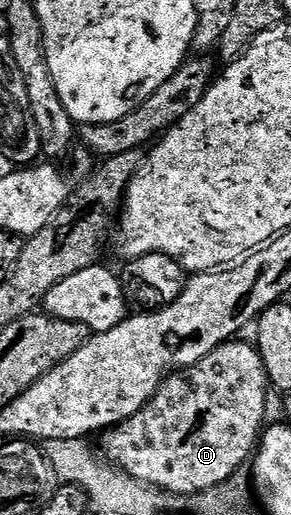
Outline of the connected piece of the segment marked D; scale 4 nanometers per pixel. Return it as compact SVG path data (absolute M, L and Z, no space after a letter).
M232 338L225 344L217 345L205 358L201 358L201 362L197 362L188 368L180 368L172 371L164 379L163 383L160 384L159 389L151 395L150 402L140 412L133 414L133 418L117 424L113 428L106 429L101 436L101 439L103 439L103 448L101 447L102 455L114 467L119 468L123 472L127 472L133 479L139 480L142 484L146 484L156 490L162 490L168 494L184 497L194 496L197 492L209 490L221 482L230 480L232 476L236 475L242 469L239 467L246 460L248 463L252 459L253 453L260 443L261 433L265 428L263 419L267 416L267 388L269 389L267 371L265 370L265 362L261 358L258 347L254 343L246 344L243 338Z

